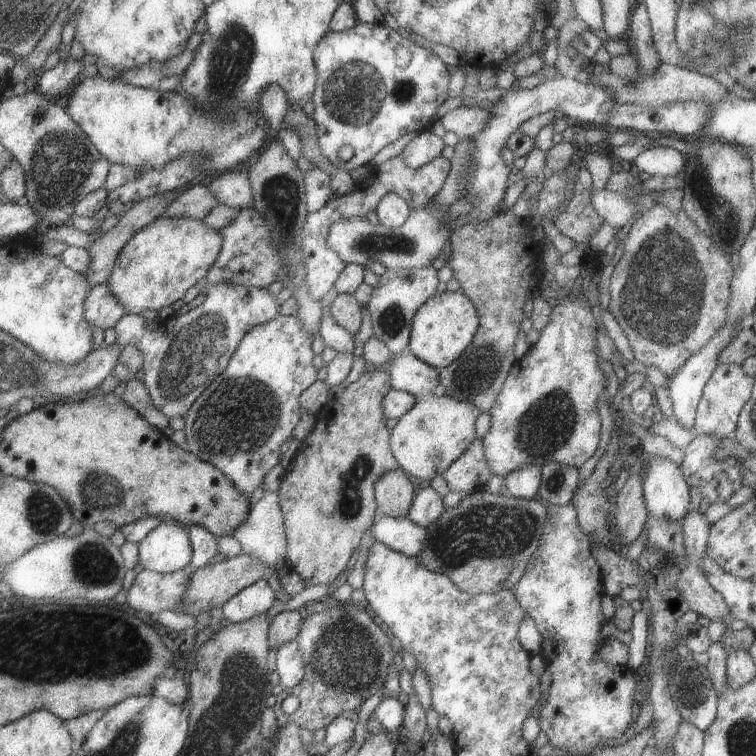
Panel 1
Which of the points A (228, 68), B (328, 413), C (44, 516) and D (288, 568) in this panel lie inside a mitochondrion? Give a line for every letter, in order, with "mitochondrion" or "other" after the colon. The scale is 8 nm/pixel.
A: mitochondrion
B: other
C: mitochondrion
D: other

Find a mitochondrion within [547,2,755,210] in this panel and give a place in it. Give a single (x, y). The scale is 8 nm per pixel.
(712, 46)

